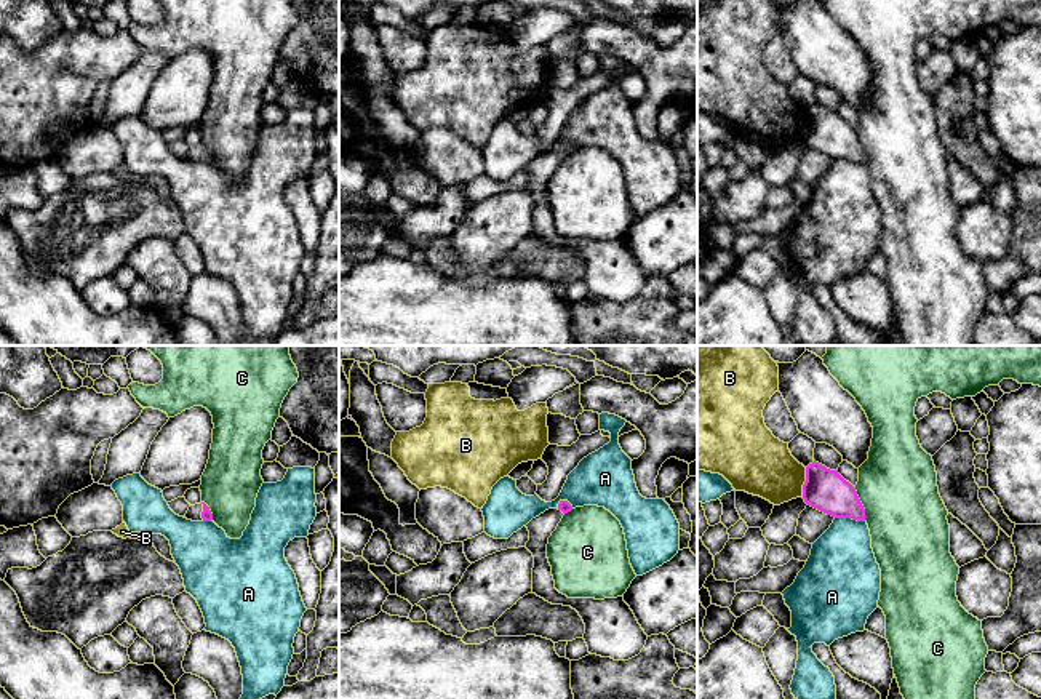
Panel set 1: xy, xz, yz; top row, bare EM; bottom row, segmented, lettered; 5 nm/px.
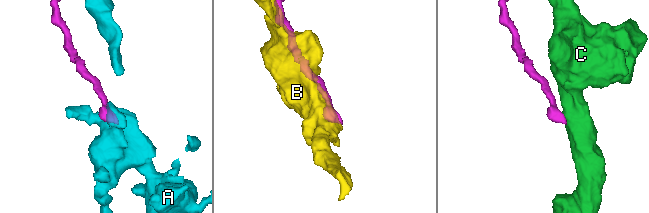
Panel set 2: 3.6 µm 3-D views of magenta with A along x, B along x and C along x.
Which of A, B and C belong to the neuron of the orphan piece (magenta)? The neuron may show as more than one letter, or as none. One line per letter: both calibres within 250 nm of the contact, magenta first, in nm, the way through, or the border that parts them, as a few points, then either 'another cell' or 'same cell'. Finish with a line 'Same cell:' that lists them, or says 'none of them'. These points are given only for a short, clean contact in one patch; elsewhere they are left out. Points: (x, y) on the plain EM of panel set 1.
A: 220 nm thick on the magenta side, 340 nm on the other; border along yz (835, 159), (851, 159), (864, 163); another cell
B: 220 nm thick on the magenta side, 320 nm on the other; another cell
C: 220 nm thick on the magenta side, 400 nm on the other; border along yz (854, 130), (865, 162); another cell
Same cell: none of them

